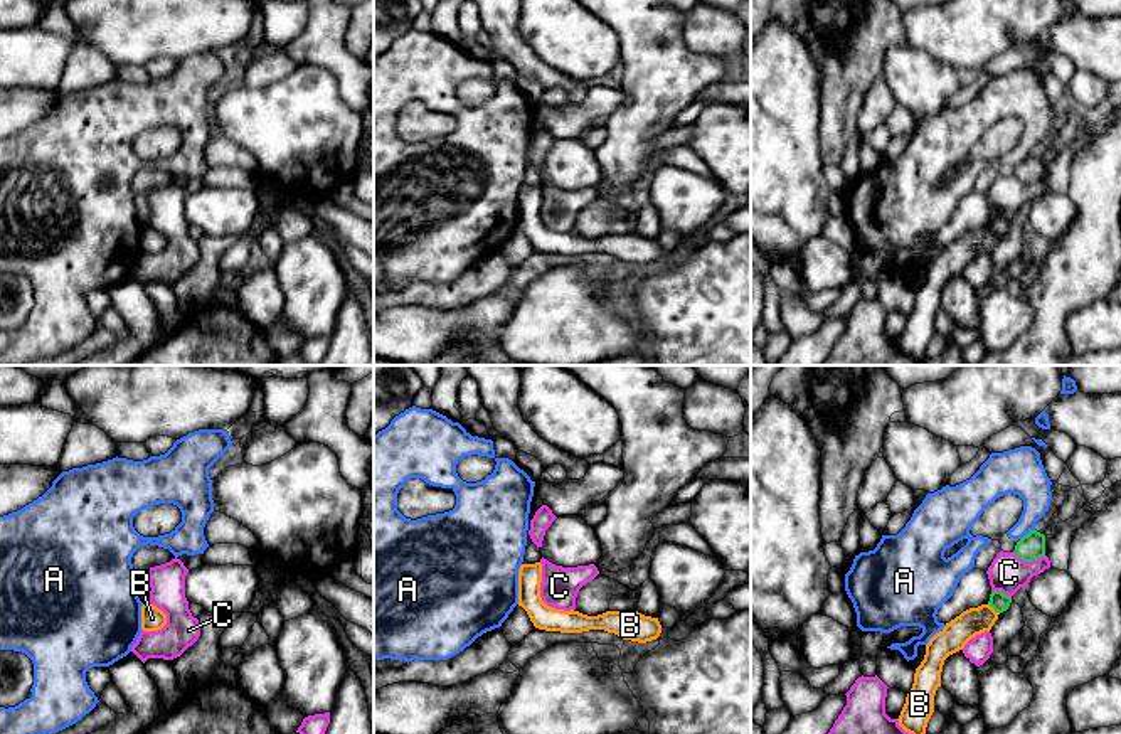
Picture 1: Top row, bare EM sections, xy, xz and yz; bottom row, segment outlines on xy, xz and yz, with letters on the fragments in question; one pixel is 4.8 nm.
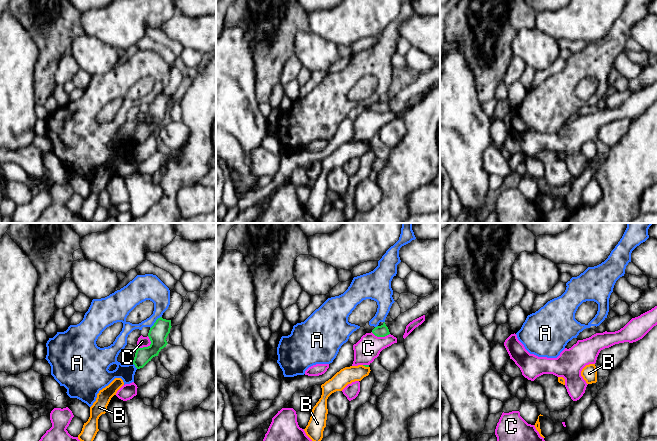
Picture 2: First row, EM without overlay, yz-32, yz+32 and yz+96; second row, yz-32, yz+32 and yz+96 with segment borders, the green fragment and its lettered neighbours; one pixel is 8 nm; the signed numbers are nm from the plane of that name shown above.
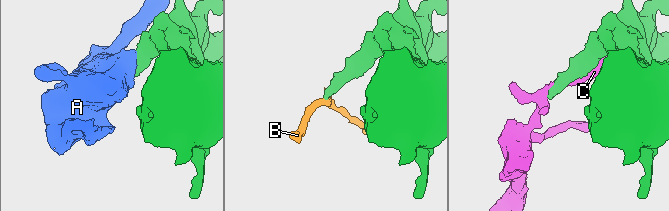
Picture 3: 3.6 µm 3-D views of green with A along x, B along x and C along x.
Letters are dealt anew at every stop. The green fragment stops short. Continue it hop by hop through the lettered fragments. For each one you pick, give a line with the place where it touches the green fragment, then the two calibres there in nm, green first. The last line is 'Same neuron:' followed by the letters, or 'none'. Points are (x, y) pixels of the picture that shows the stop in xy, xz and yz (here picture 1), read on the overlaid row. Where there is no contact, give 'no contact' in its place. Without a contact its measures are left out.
Same neuron: none

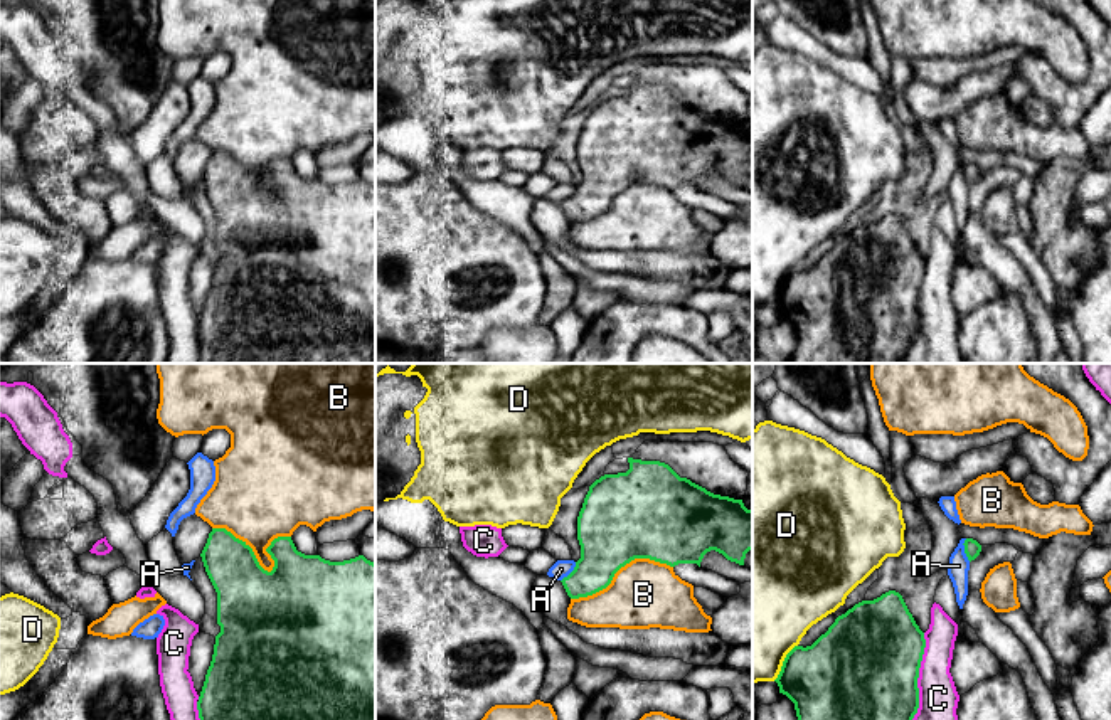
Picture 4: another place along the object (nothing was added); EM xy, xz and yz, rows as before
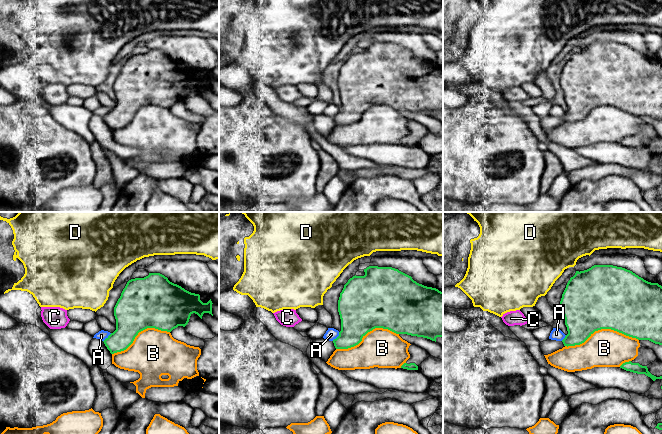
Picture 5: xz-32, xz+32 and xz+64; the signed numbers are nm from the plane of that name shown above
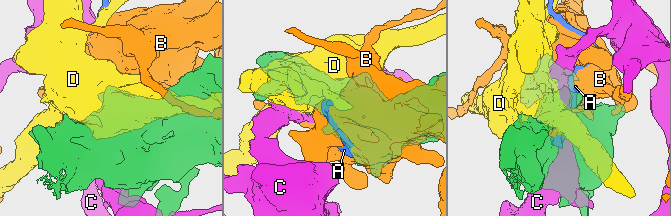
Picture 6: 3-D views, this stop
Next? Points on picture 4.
Same neuron: none

